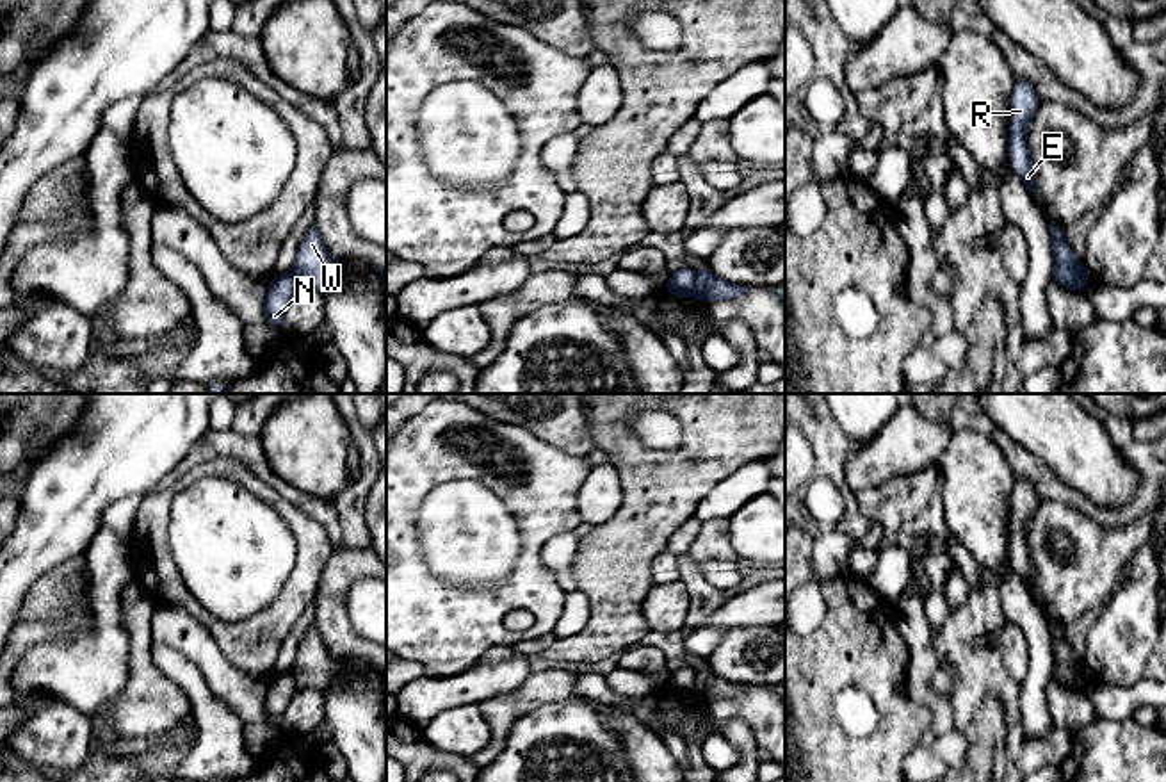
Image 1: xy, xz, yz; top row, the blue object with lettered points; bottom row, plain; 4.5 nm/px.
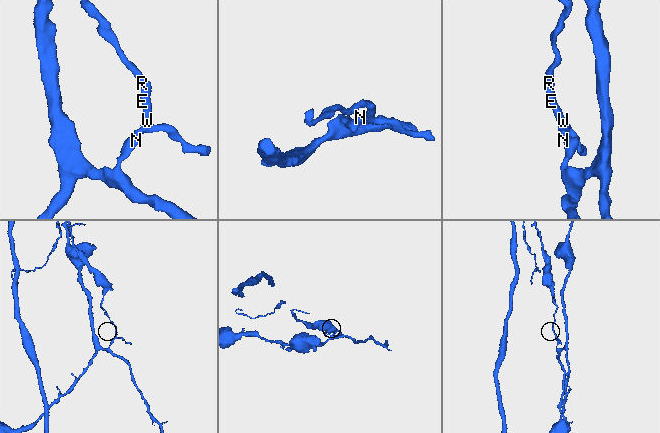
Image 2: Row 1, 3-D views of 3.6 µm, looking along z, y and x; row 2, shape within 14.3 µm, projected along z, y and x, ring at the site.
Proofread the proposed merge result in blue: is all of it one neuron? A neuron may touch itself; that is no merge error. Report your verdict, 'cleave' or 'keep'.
cleave

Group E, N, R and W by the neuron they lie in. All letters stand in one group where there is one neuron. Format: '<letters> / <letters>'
E R W / N

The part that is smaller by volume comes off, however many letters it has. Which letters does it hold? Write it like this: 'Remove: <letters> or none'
Remove: E, R, W

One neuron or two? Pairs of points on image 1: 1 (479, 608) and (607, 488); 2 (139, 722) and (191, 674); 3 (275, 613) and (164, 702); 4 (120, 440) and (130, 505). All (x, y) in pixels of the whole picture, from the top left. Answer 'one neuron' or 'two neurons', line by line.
1: two neurons
2: two neurons
3: two neurons
4: two neurons

